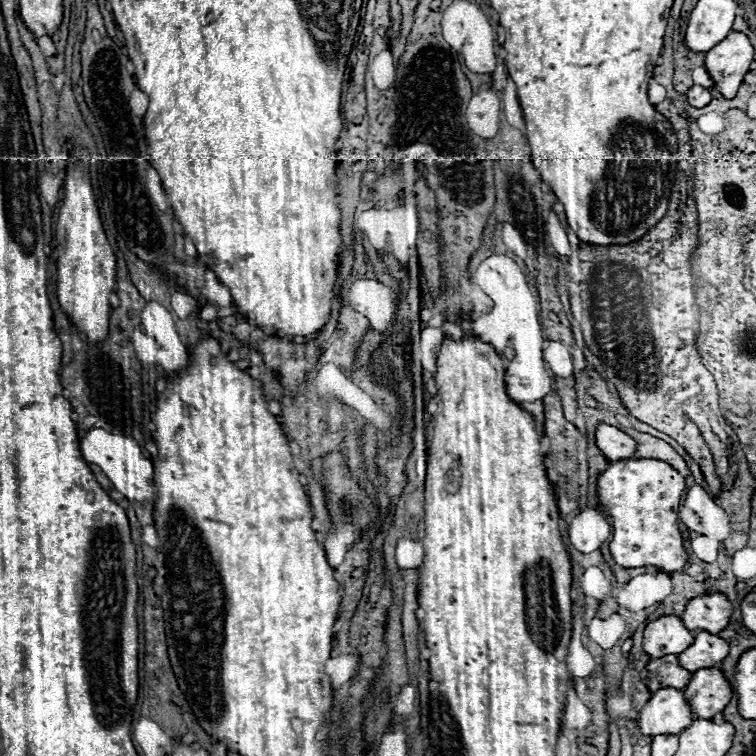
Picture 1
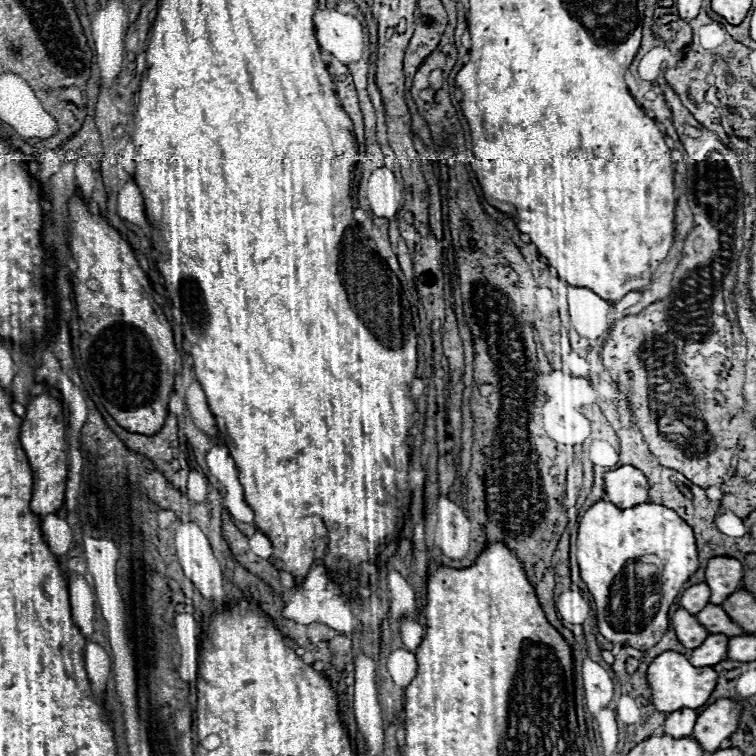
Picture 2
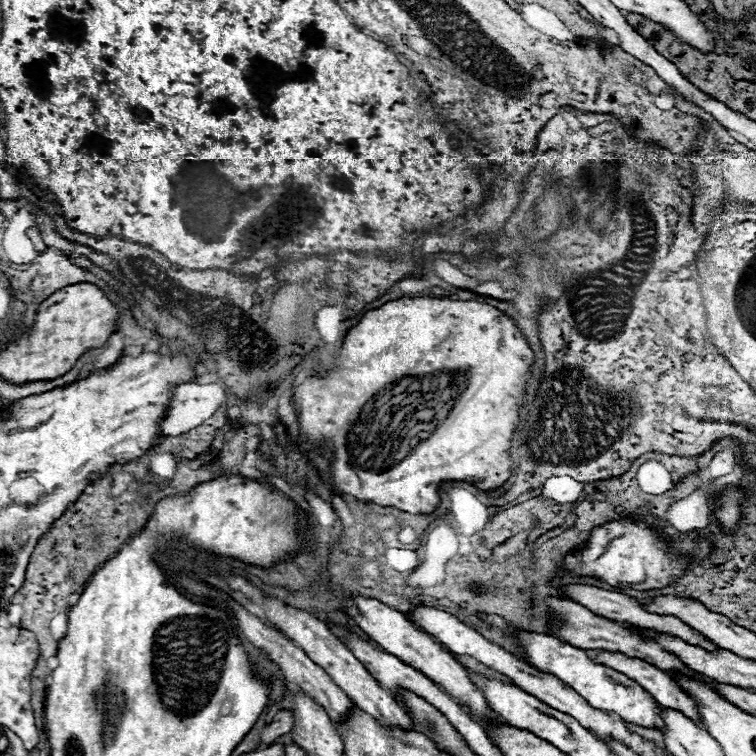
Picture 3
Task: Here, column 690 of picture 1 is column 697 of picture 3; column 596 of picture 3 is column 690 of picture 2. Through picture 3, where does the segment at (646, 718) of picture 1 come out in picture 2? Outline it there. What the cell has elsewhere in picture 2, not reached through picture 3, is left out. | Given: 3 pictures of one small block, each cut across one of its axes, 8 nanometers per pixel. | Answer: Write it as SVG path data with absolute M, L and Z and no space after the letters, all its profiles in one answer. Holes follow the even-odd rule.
M708 636L698 648L690 652L690 662L696 664L696 668L716 666L726 658L726 648L728 636Z

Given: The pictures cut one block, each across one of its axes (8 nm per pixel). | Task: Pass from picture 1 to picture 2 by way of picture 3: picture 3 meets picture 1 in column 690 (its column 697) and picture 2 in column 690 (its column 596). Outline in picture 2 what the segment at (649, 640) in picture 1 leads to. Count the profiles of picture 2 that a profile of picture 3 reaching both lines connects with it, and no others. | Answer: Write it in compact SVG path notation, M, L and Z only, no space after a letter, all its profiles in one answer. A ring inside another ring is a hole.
M704 582L690 586L680 598L680 606L690 614L698 614L708 602L710 602L710 588Z

